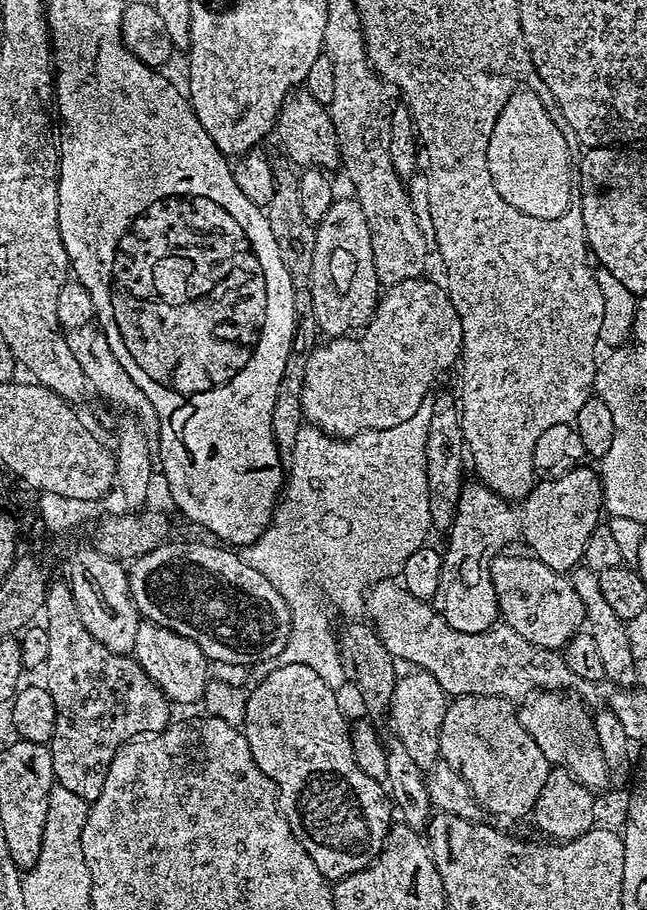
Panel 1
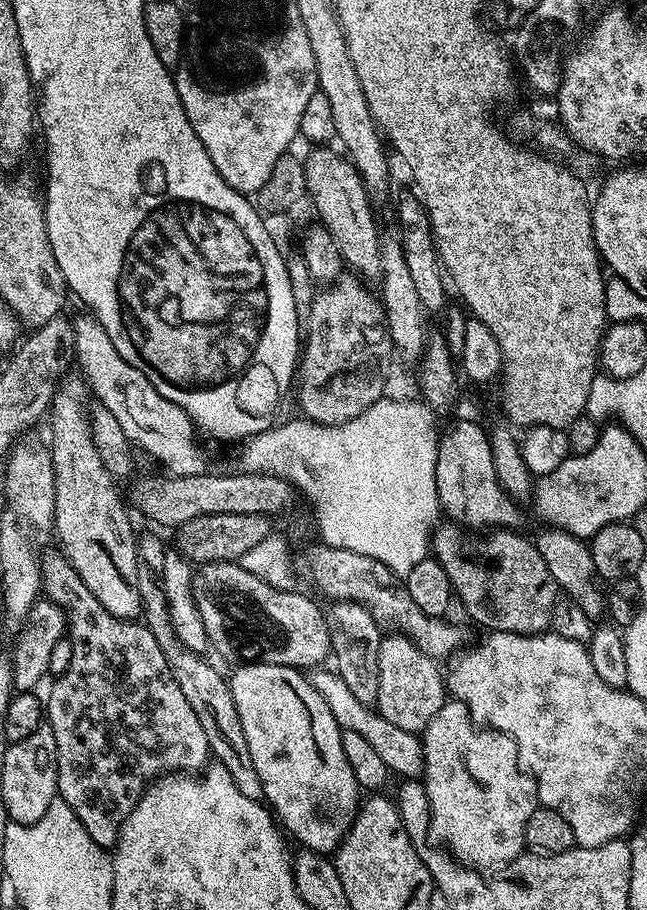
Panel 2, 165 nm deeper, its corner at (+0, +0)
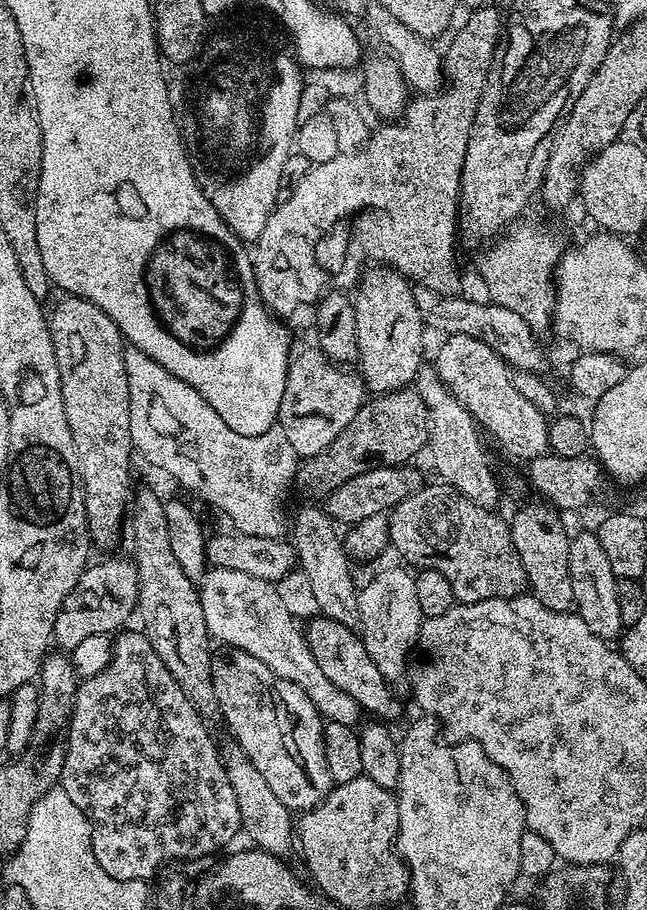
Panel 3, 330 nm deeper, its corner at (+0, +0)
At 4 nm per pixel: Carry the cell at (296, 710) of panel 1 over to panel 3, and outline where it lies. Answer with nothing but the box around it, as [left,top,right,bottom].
[212,648,334,814]

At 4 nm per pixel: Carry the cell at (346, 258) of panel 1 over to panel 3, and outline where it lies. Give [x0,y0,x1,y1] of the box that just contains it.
[278,350,366,458]

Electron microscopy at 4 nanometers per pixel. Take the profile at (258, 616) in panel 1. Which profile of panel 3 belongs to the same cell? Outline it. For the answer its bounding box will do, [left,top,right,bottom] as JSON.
[306,616,400,722]

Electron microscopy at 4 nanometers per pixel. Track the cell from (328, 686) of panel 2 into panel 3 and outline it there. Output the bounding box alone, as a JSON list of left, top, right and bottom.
[198,567,362,726]

